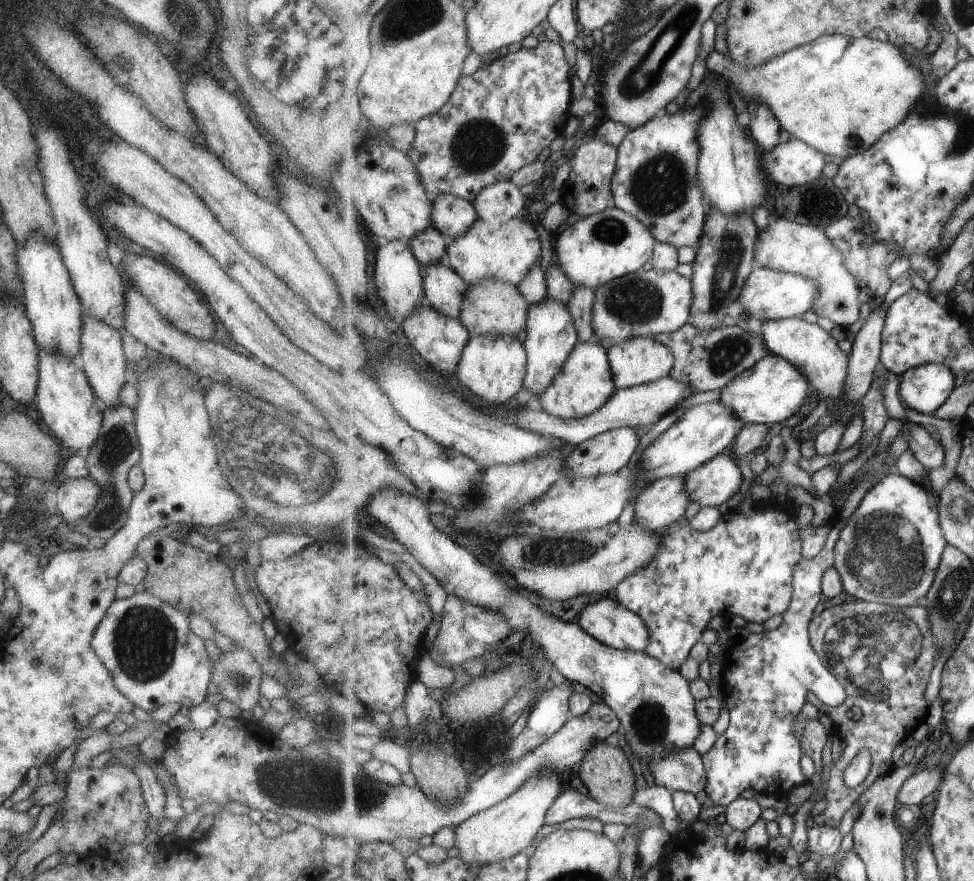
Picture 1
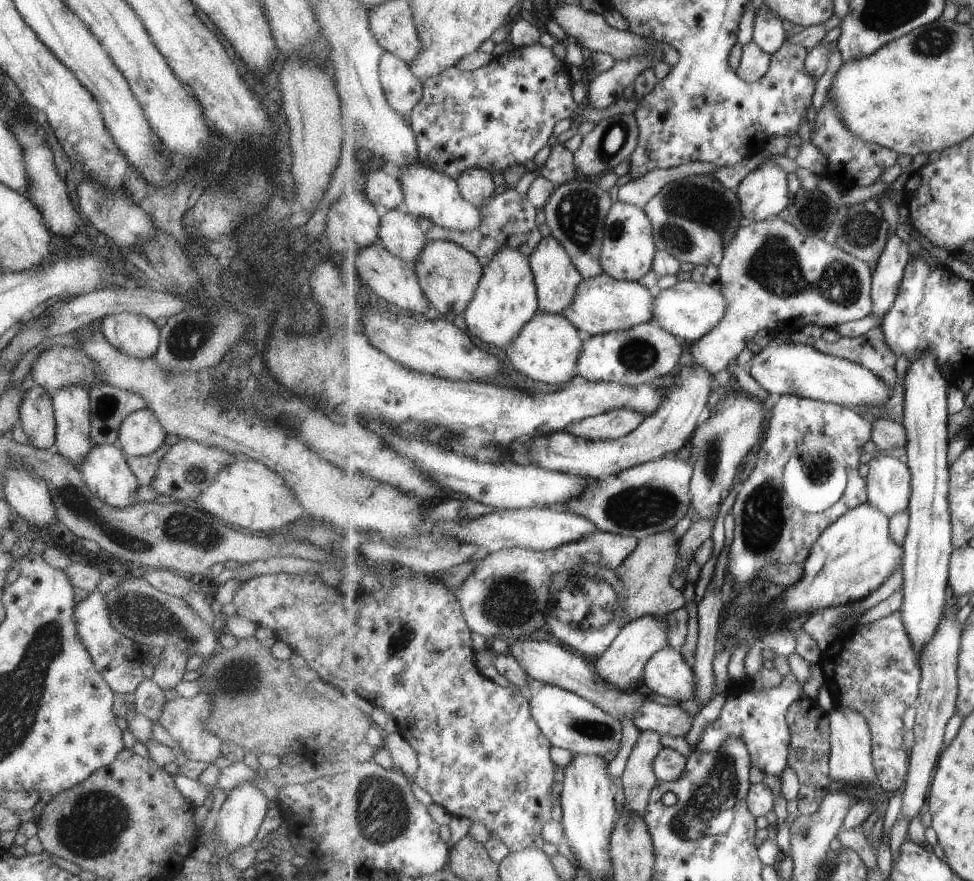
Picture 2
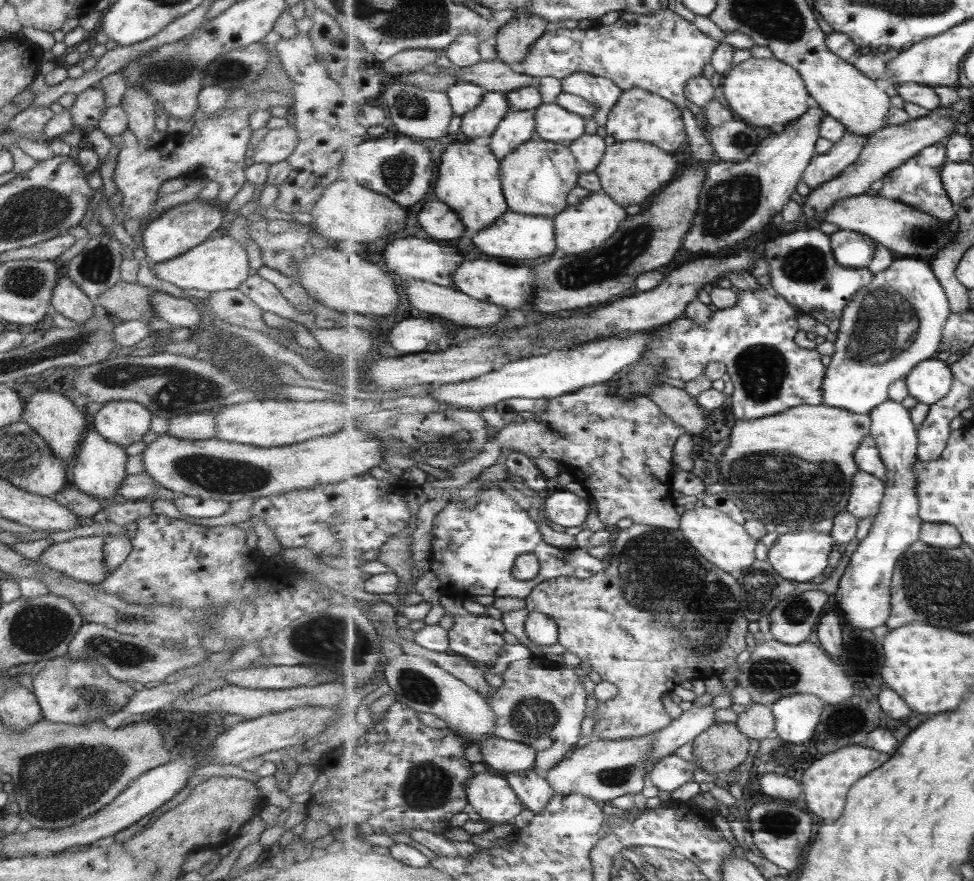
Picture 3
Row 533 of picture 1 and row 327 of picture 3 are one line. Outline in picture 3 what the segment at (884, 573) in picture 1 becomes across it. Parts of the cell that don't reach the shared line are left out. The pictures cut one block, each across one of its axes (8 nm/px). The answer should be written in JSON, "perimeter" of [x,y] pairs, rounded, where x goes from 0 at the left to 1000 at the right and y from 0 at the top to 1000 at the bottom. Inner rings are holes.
{"perimeter":[[[921,293],[920,297],[908,309],[901,310],[897,313],[897,318],[892,323],[888,323],[878,336],[876,341],[872,343],[871,348],[867,352],[866,361],[863,361],[863,372],[859,378],[858,400],[853,405],[853,412],[850,415],[849,427],[845,435],[846,445],[846,459],[857,463],[867,463],[880,470],[894,470],[896,464],[905,461],[909,455],[913,453],[913,443],[917,435],[921,431],[930,430],[933,423],[949,409],[956,409],[961,406],[962,401],[969,396],[967,386],[969,385],[970,369],[972,368],[974,360],[977,358],[977,350],[975,348],[975,341],[970,331],[970,327],[966,323],[966,320],[962,317],[960,309],[956,302],[956,297],[950,294],[944,293]]]}

